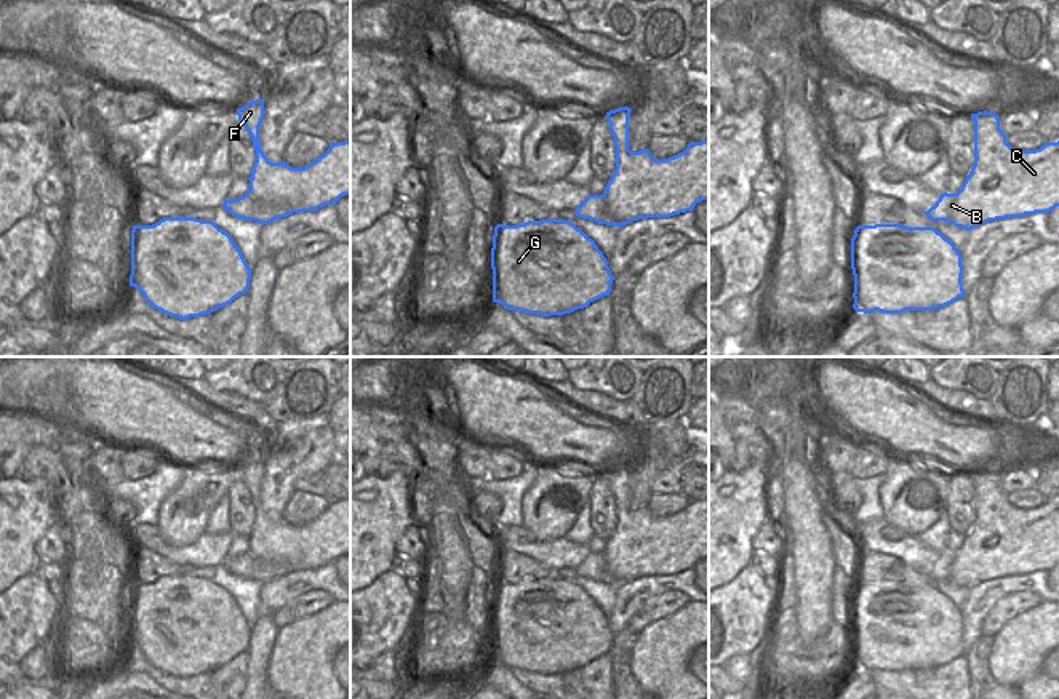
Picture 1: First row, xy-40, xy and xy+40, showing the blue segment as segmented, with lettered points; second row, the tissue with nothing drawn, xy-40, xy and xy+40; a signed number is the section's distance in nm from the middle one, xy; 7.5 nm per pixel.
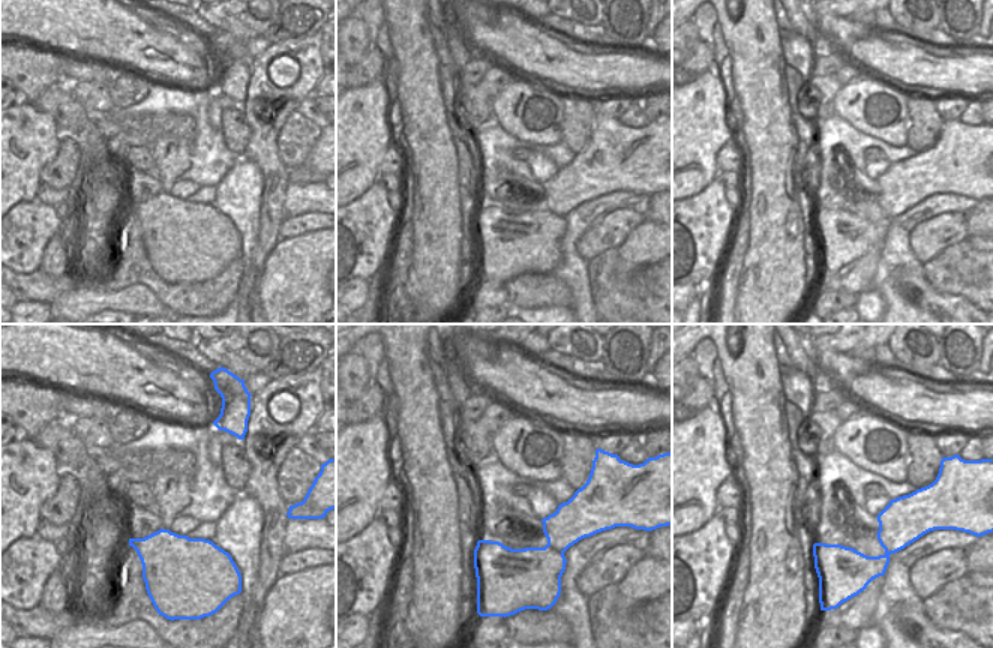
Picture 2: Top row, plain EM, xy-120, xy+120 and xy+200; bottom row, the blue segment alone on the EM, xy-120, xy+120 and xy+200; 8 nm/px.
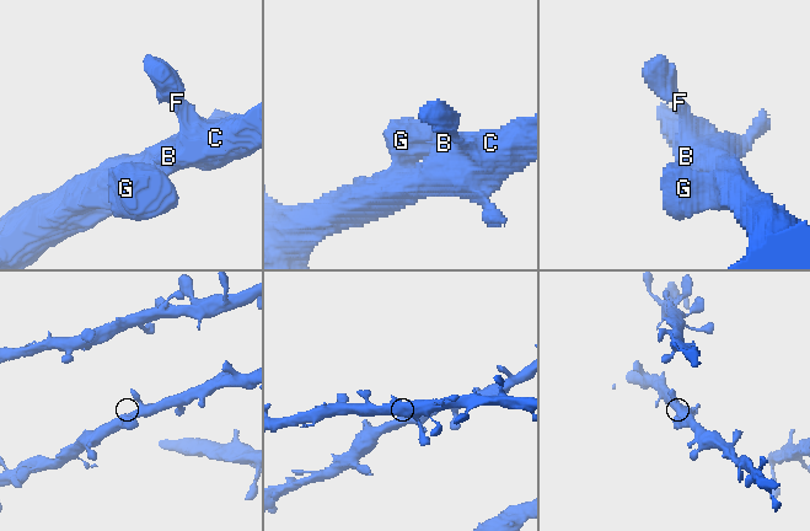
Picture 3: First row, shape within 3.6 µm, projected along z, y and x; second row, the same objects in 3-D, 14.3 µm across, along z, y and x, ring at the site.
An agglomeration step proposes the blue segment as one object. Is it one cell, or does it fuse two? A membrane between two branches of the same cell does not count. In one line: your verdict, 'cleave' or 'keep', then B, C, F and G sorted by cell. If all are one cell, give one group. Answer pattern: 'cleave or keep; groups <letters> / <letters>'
keep; groups B C F G

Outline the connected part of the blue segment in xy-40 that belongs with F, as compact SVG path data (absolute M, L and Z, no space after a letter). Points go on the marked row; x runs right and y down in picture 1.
M256 99L237 109L238 120L248 130L256 162L250 190L234 200L224 200L227 213L238 219L269 224L293 213L315 211L350 195L350 141L331 142L330 149L304 168L283 160L272 163L259 146L259 126L264 101Z

